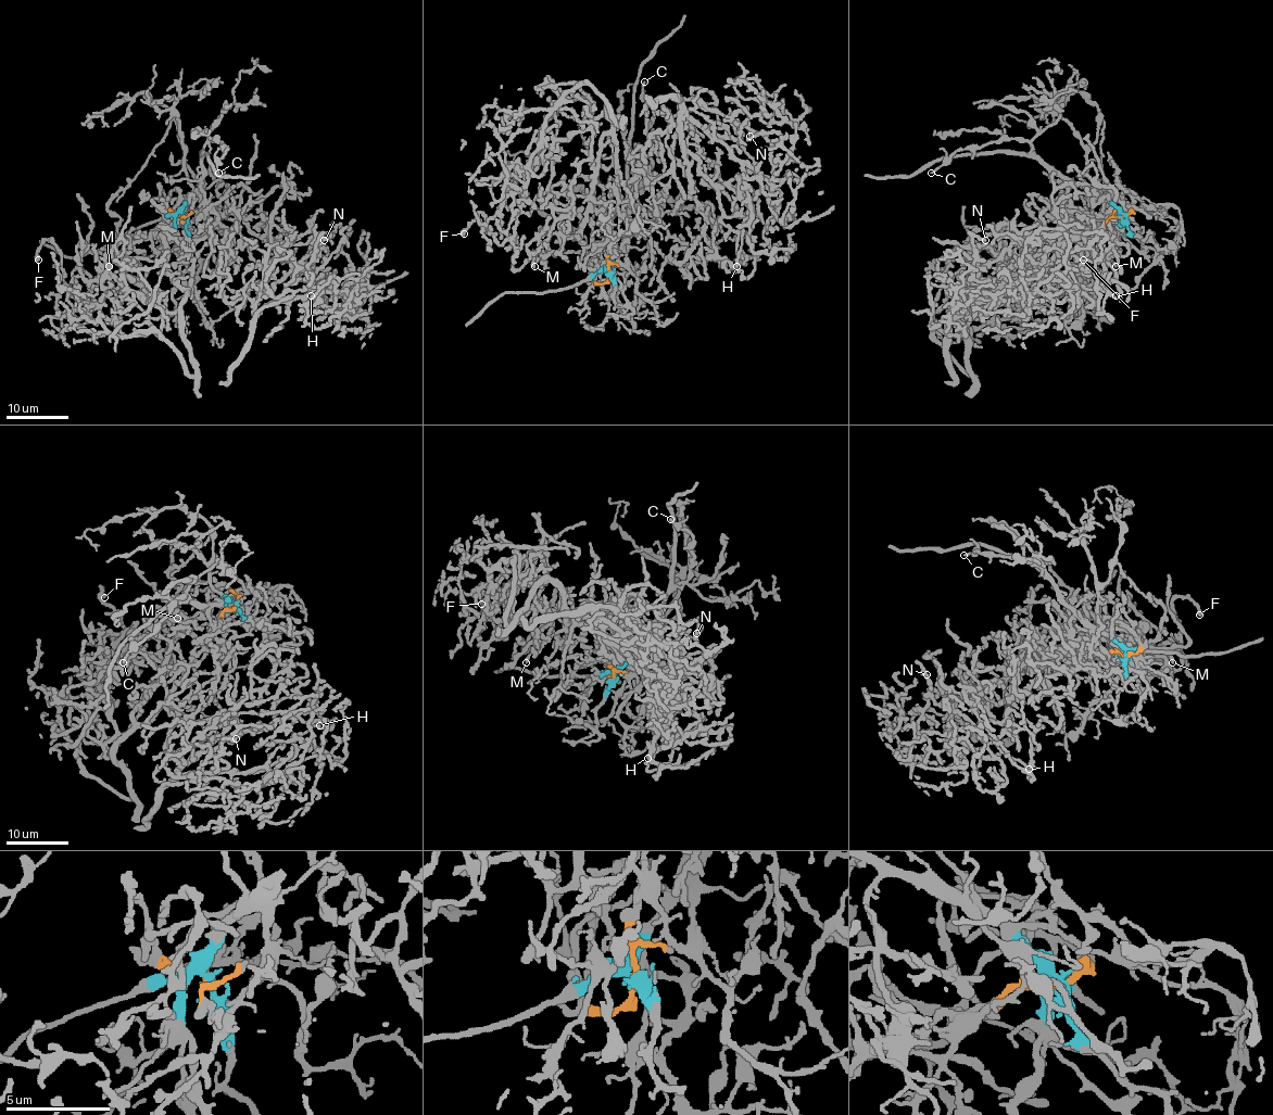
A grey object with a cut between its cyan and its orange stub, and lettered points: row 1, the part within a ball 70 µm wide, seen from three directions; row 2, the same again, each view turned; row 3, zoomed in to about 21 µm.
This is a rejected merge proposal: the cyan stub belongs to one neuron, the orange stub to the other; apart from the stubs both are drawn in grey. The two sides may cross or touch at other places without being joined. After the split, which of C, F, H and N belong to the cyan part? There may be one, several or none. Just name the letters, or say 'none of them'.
C

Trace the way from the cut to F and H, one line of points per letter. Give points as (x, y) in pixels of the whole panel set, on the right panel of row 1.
F: (1124, 216), (1036, 251), (1018, 277), (960, 307), (1028, 271), (1092, 302), (1061, 244), (1072, 240), (1084, 261)
H: (1124, 216), (1020, 236), (1050, 244), (963, 312), (1068, 301), (1068, 282), (1117, 296)

